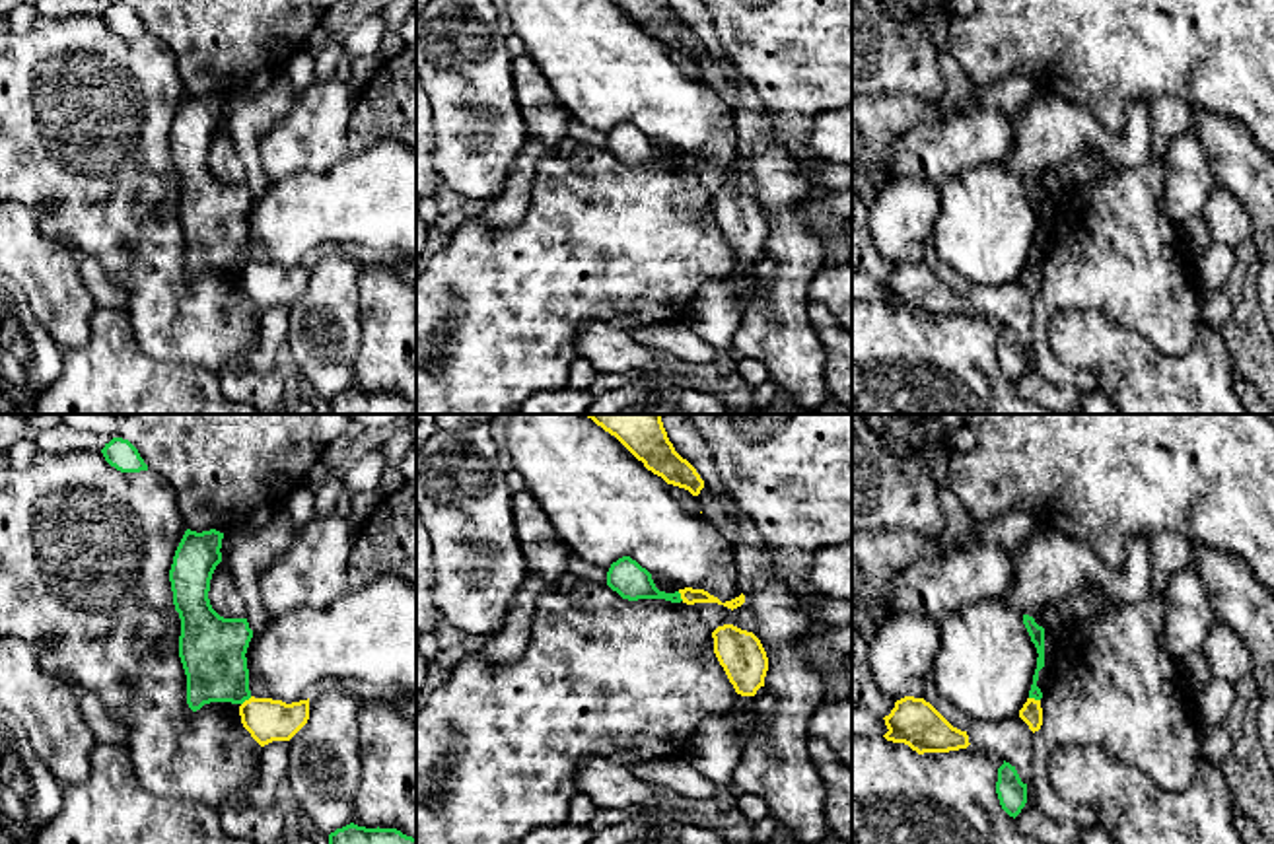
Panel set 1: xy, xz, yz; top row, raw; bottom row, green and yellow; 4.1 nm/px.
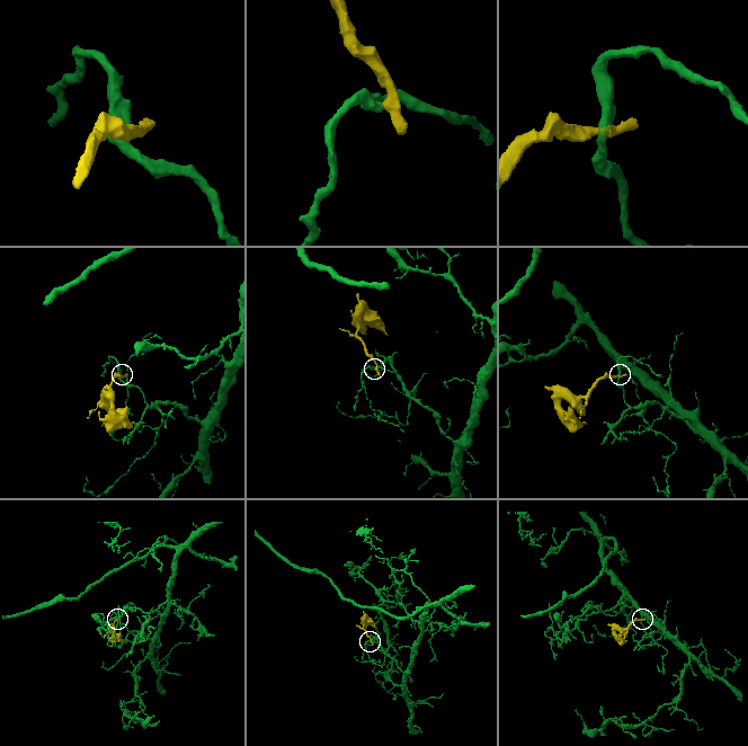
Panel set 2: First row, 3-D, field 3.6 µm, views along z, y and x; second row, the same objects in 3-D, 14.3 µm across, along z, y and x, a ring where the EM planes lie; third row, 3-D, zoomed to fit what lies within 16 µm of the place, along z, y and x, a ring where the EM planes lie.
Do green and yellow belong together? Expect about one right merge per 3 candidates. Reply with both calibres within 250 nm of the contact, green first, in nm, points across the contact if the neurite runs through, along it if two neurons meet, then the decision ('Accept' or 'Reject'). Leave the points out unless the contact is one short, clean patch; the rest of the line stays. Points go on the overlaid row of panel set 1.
Thickness 60 nm (green) against 90 nm. Boundary: yz (1029, 697), (1039, 701). Reject

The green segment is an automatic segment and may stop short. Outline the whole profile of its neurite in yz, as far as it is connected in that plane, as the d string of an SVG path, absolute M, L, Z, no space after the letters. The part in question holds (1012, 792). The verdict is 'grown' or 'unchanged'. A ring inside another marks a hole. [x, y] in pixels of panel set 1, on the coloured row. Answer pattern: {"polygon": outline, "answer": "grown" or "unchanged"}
{"polygon": "M1004 760L998 768L996 793L1002 809L1009 817L1017 817L1027 803L1027 784L1021 782L1015 766Z", "answer": "unchanged"}

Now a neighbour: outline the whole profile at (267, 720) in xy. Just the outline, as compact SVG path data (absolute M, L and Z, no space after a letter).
M251 696L239 706L243 727L261 745L290 741L309 720L309 698L286 704Z

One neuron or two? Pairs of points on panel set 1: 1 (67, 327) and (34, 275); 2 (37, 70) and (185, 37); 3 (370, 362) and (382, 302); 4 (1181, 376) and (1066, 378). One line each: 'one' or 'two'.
1: one
2: two
3: one
4: two

